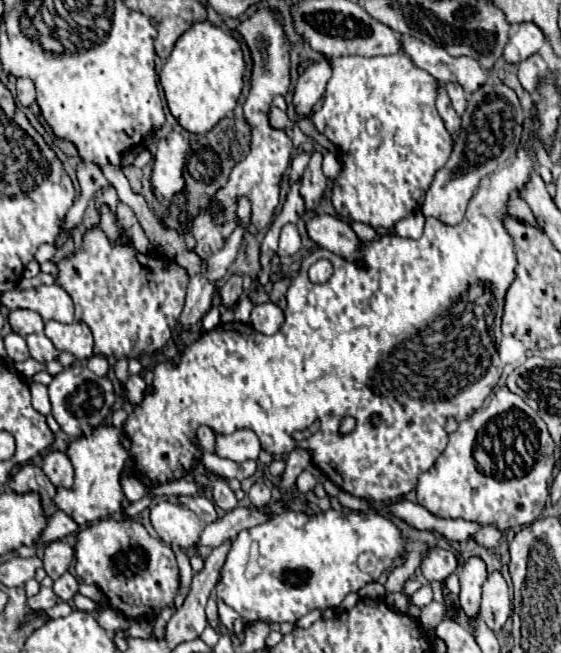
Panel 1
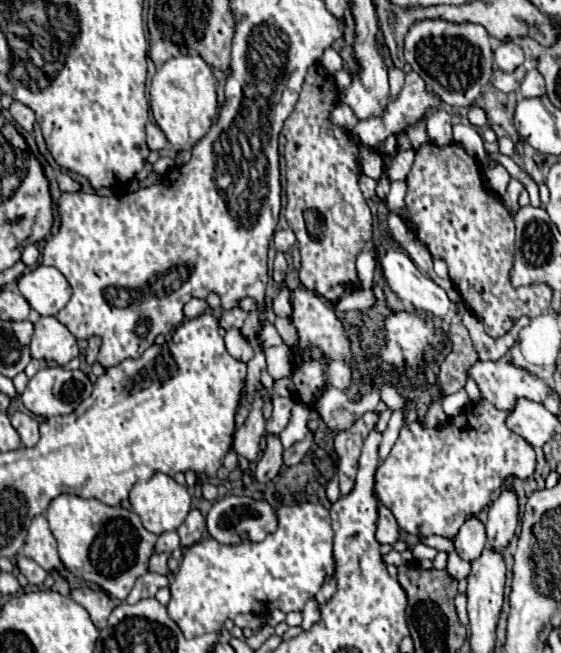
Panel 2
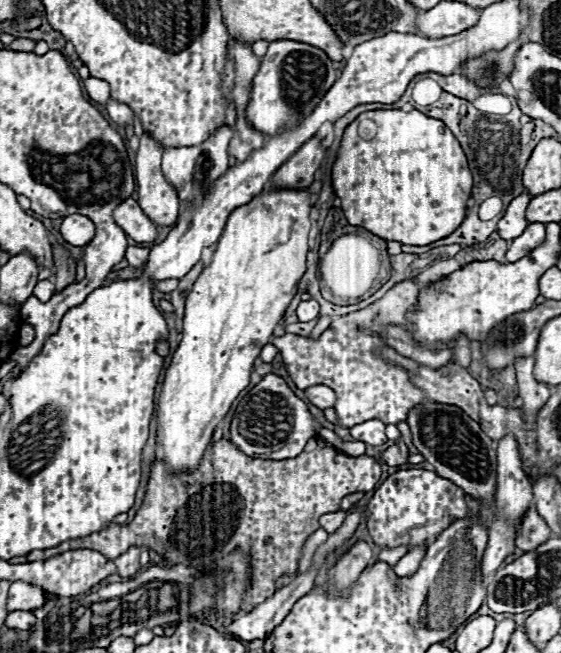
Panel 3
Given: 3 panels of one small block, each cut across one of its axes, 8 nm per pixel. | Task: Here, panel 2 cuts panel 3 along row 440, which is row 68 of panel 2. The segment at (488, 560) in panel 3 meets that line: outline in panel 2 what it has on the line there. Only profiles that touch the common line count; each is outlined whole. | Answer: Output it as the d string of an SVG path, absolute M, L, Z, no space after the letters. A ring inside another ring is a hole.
M502 42L494 50L494 58L496 58L496 66L502 72L514 72L524 62L524 52L516 42Z

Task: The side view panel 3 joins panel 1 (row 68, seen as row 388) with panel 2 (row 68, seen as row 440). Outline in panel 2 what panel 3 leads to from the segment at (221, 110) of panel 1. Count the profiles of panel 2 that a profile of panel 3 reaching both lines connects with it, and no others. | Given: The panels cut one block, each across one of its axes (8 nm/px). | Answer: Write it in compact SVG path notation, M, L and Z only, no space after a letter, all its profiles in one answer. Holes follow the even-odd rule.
M178 56L158 68L150 84L150 108L156 124L174 150L190 150L210 130L218 116L216 80L212 68L200 56Z

